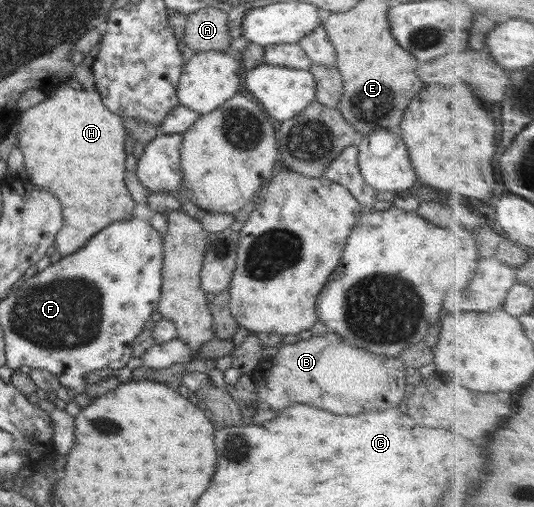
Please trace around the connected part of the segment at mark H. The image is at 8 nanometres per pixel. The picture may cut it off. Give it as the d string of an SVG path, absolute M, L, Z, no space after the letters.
M65 83L48 91L43 101L22 112L16 130L16 147L24 157L25 176L31 179L33 185L45 187L55 193L61 203L63 223L55 236L54 246L62 257L83 247L89 238L110 223L133 217L136 203L123 180L126 169L125 139L128 134L126 123L120 115L105 107L96 89L75 90L69 83Z

